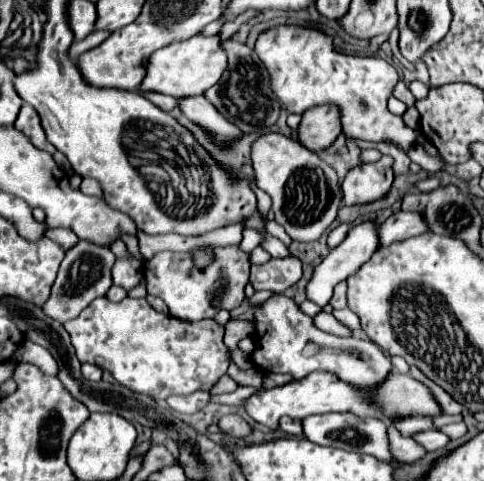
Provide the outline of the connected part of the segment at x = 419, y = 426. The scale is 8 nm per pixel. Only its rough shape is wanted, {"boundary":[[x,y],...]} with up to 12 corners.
{"boundary":[[433,416],[391,418],[401,436],[433,428]]}

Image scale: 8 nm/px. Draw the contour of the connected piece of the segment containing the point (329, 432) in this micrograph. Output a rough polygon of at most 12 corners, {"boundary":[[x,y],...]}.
{"boundary":[[329,412],[303,420],[319,446],[393,462],[387,424]]}

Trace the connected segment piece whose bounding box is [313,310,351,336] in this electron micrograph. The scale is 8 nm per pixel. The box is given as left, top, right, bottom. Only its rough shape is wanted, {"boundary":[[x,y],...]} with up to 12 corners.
{"boundary":[[325,310],[315,314],[315,326],[319,330],[347,336],[351,332],[333,314]]}

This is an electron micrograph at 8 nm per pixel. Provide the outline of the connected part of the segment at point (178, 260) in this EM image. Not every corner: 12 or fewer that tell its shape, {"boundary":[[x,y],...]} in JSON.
{"boundary":[[213,248],[159,252],[143,268],[147,292],[179,320],[213,318],[245,298],[249,254]]}

